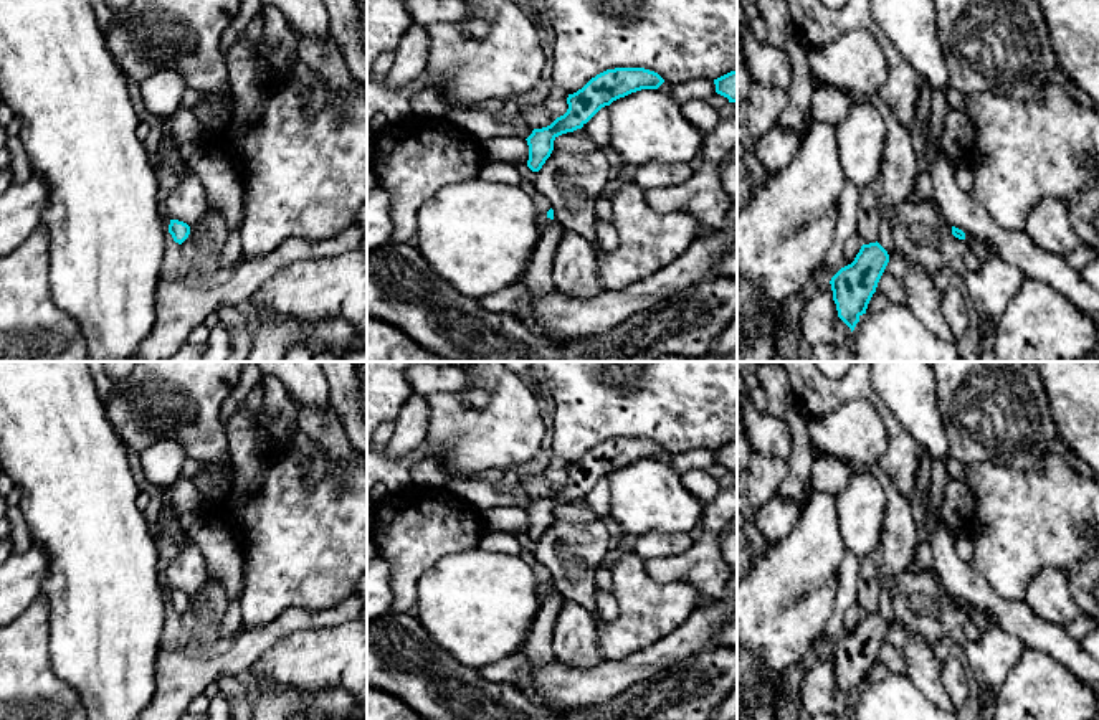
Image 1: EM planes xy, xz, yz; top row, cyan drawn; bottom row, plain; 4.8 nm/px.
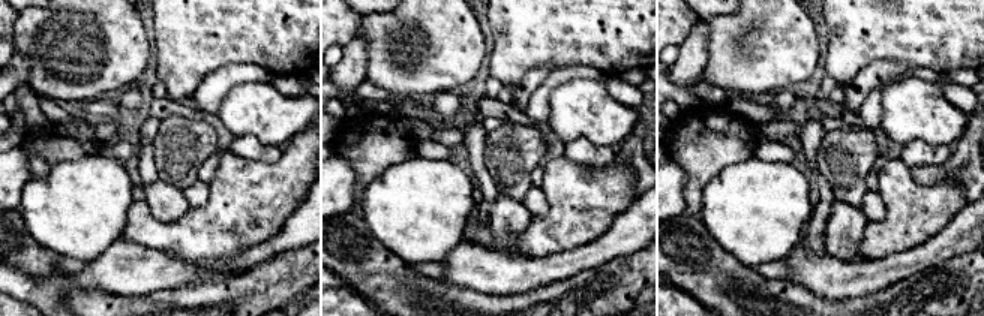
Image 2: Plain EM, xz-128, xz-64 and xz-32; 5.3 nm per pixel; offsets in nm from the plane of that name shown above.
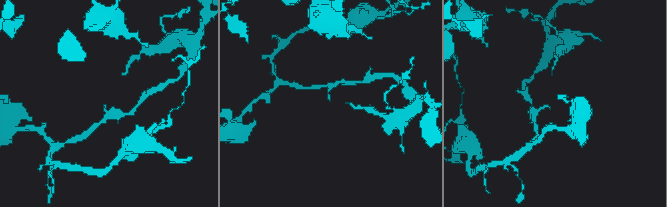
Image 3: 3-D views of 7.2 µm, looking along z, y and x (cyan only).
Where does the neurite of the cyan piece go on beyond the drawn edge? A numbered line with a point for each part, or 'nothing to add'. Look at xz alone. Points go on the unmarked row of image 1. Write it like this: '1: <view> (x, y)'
nothing to add

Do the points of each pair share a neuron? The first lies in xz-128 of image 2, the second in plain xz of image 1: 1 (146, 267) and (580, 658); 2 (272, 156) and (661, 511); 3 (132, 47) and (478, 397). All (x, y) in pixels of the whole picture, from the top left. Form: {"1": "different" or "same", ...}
{"1": "different", "2": "different", "3": "different"}

